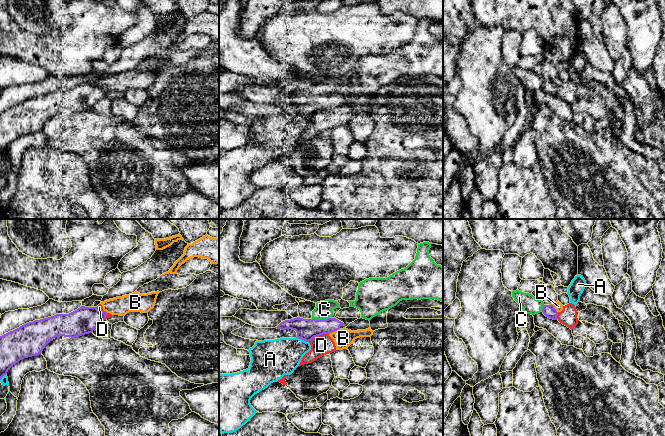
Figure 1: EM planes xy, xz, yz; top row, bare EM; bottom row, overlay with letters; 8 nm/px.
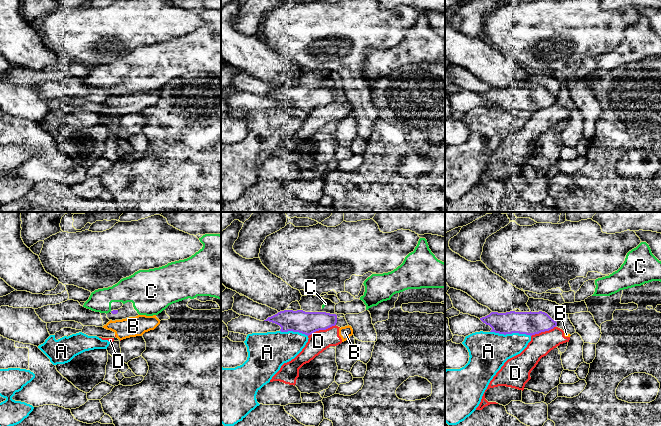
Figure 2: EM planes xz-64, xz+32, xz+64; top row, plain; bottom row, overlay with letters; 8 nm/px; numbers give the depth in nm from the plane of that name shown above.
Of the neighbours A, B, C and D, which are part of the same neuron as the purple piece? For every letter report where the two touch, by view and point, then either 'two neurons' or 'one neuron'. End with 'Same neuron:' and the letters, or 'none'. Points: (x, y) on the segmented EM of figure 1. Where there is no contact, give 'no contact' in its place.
A: xz (302, 339) | two neurons
B: xz (334, 331) | two neurons
C: xz (321, 319) | one neuron
D: xz (318, 335) | two neurons
Same neuron: C

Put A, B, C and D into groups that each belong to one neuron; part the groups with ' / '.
A / B D / C

